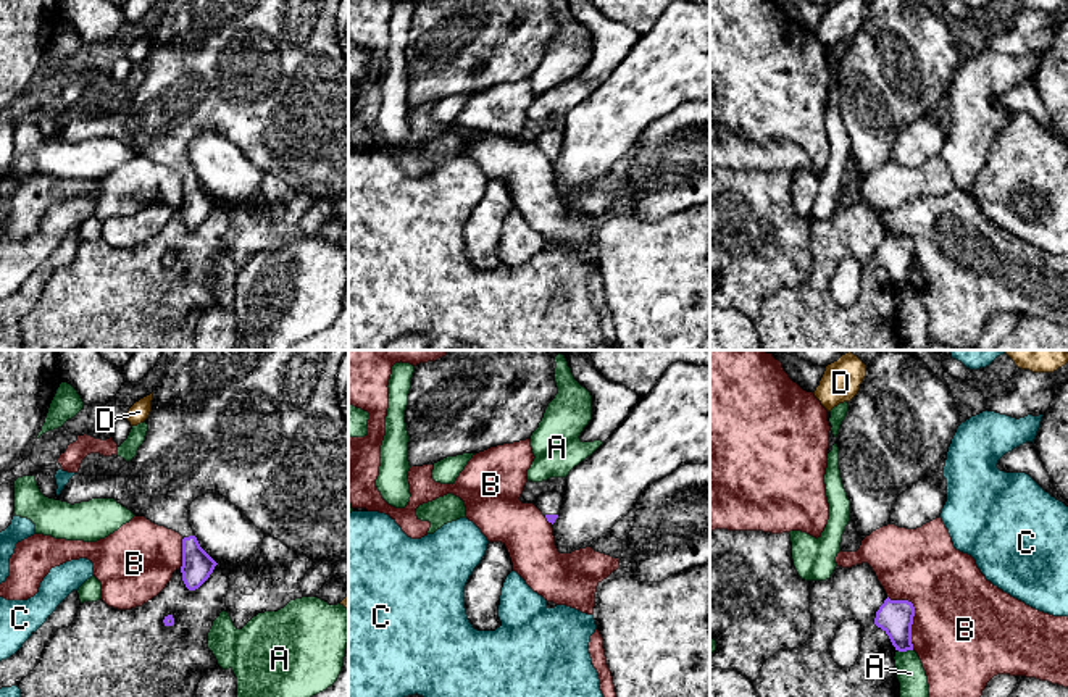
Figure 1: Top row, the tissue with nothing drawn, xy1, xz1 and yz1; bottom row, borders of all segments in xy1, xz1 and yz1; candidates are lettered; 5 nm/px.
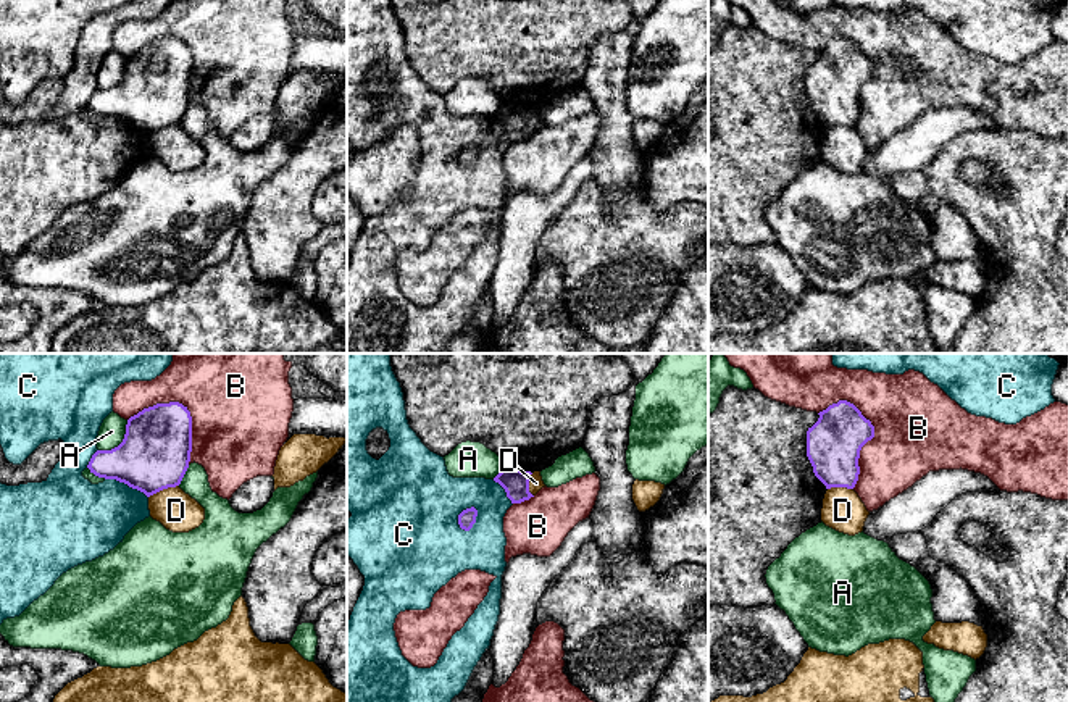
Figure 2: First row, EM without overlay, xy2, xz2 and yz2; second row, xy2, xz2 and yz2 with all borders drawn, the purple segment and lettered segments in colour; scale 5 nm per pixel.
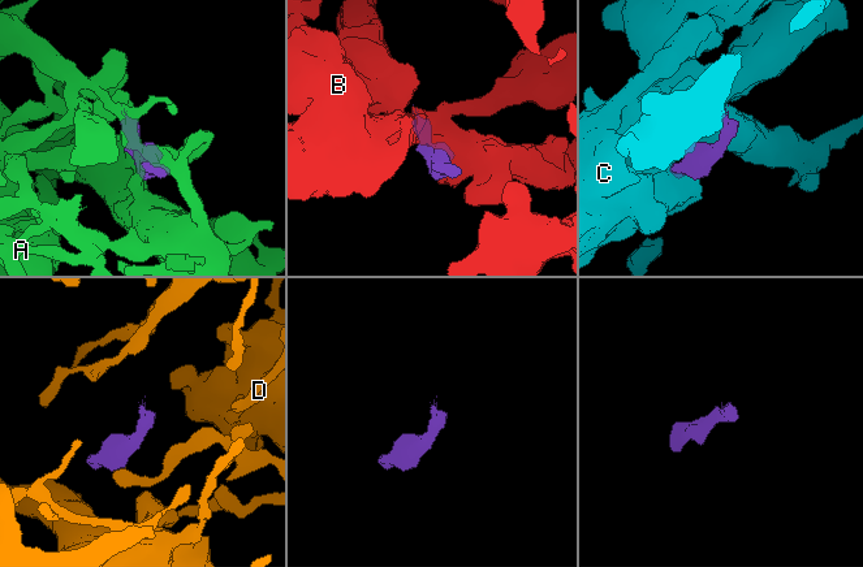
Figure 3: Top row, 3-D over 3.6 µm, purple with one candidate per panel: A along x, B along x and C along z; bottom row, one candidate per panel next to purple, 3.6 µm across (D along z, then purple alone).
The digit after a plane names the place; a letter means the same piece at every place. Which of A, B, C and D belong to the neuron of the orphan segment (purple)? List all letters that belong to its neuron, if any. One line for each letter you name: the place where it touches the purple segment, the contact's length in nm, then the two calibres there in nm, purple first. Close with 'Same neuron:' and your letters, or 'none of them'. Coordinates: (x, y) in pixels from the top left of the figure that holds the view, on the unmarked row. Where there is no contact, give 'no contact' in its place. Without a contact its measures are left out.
Same neuron: none of them

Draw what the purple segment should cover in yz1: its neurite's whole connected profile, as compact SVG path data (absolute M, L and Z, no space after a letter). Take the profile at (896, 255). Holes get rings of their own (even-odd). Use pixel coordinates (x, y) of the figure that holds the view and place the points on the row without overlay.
M889 236L876 250L874 263L881 266L899 290L913 289L912 263L915 245L908 239L891 239Z

